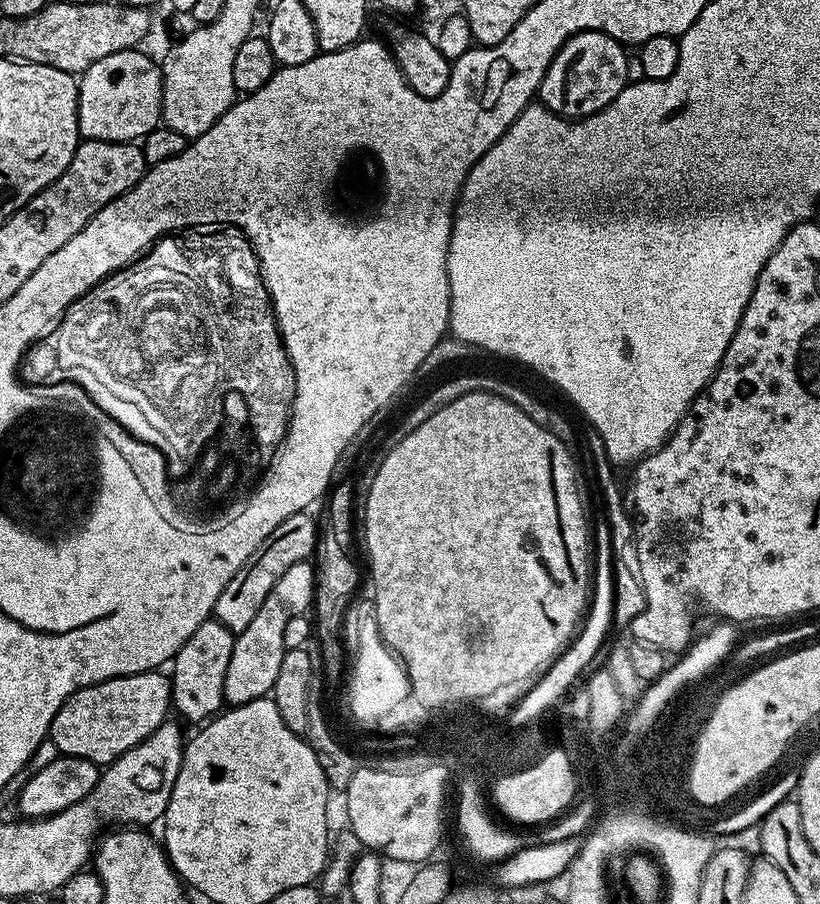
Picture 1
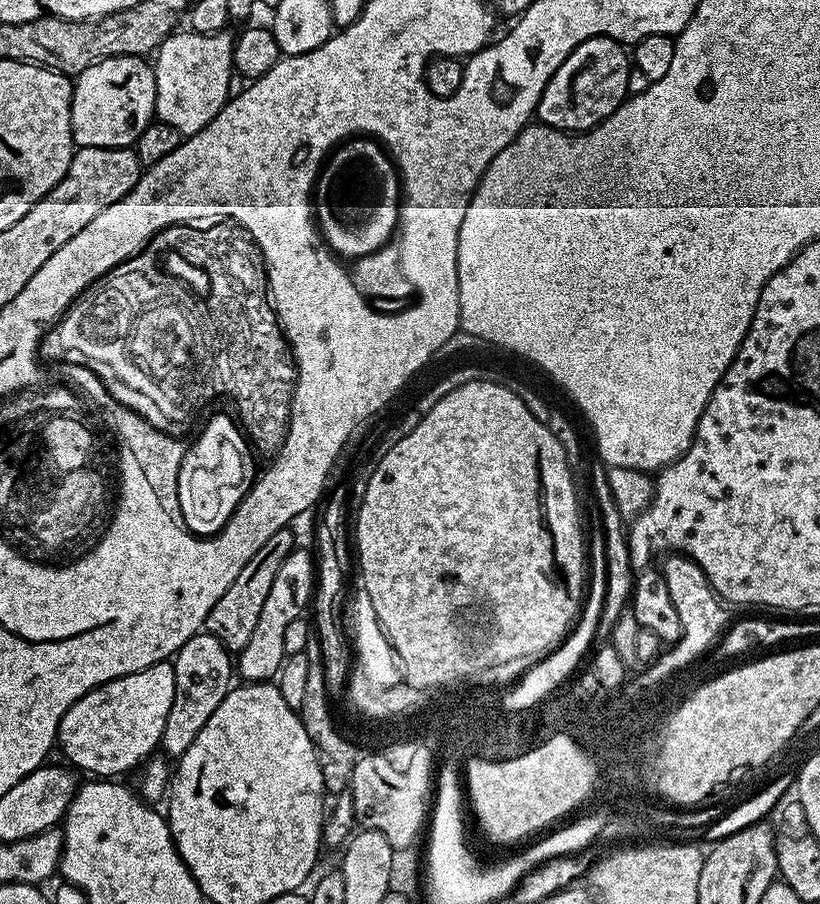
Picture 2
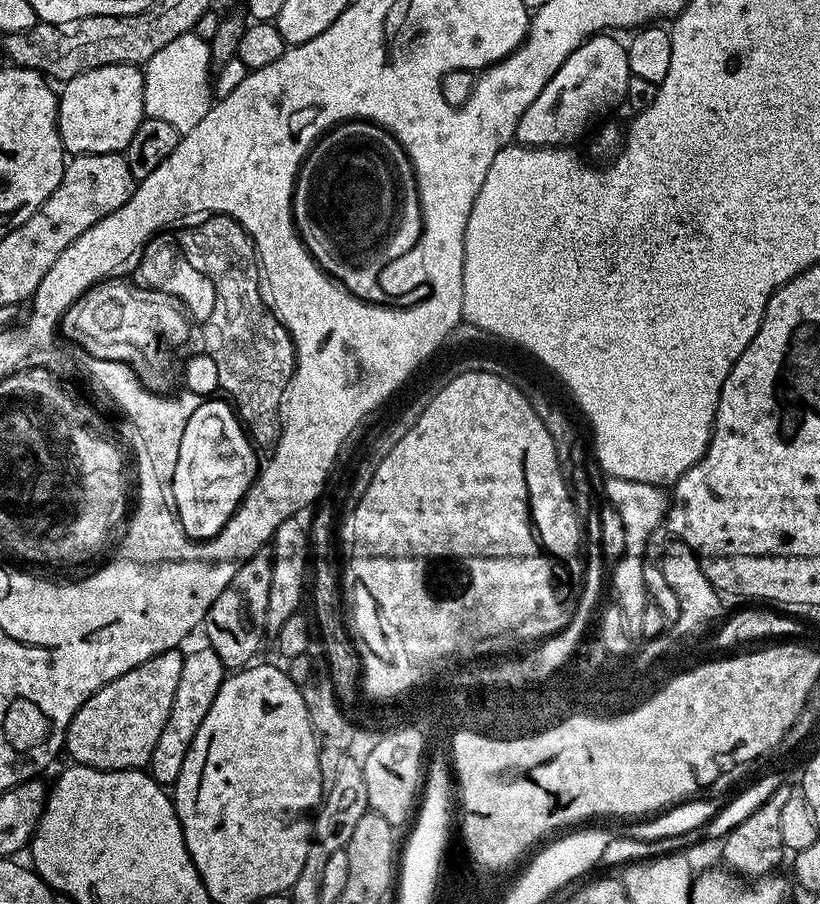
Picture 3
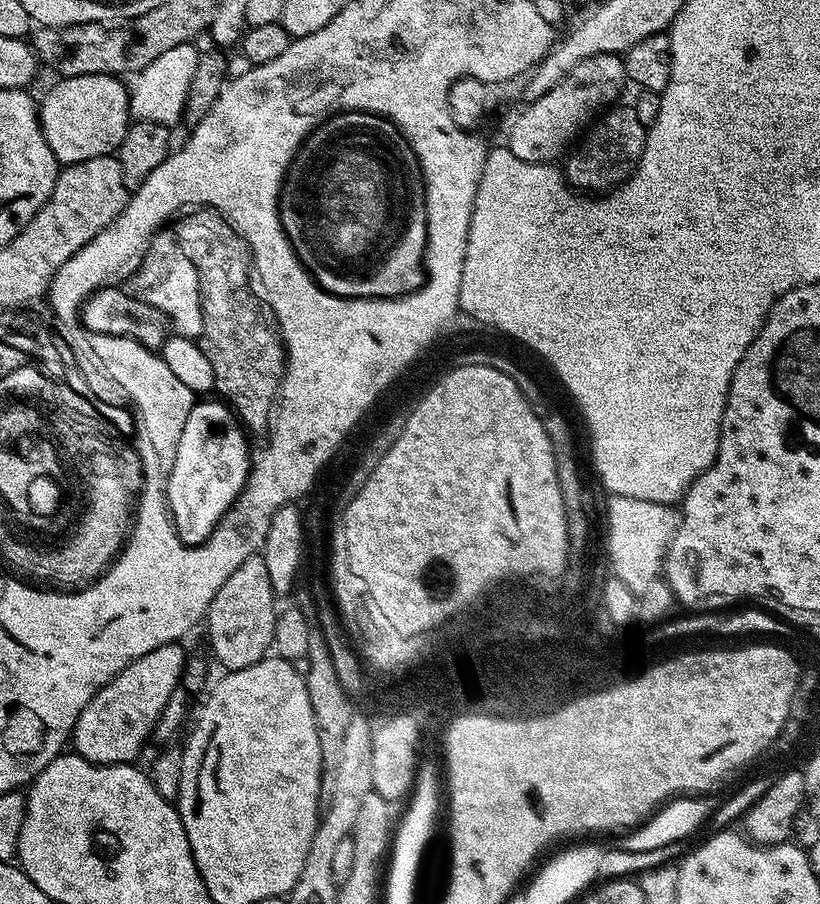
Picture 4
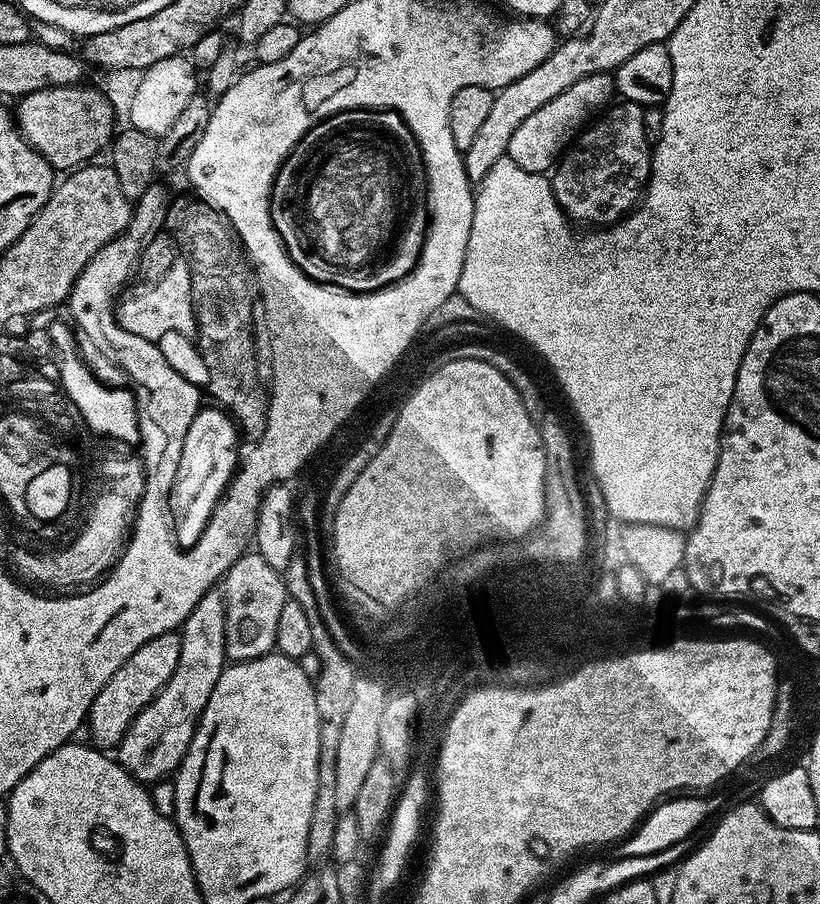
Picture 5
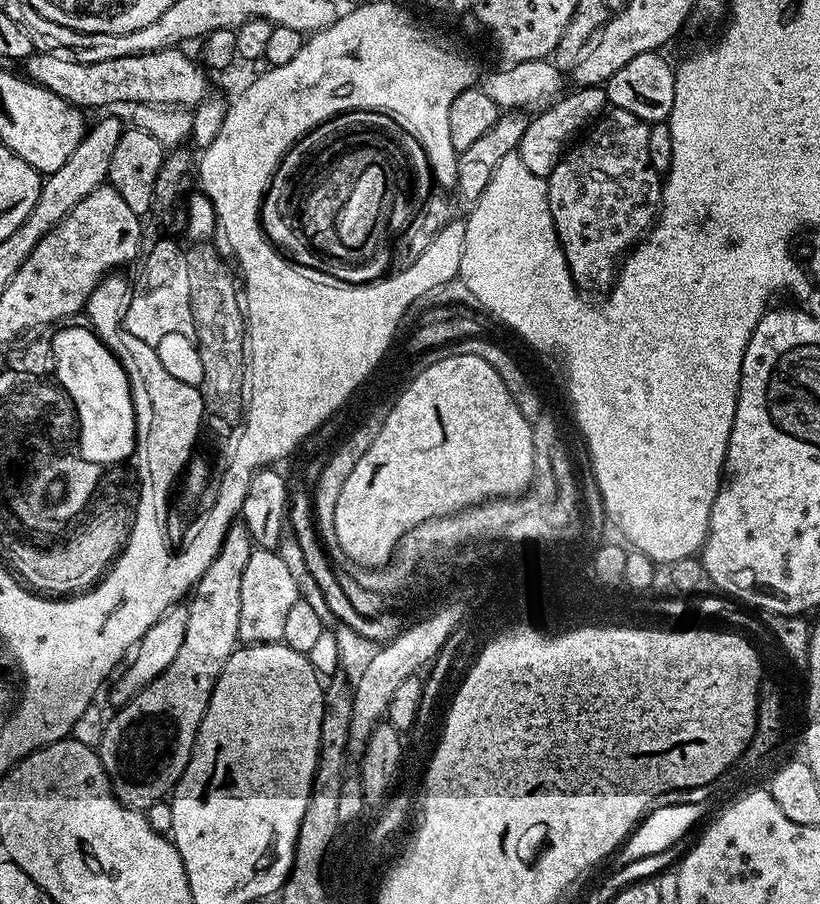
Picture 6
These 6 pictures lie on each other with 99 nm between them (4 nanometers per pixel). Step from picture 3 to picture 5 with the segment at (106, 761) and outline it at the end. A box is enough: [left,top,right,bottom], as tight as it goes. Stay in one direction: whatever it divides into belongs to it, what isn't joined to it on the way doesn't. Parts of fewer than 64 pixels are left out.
[86,631,182,750]

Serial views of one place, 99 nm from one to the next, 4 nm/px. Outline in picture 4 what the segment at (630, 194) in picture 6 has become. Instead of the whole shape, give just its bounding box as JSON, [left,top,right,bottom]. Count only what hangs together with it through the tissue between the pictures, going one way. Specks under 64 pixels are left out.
[562,106,648,194]

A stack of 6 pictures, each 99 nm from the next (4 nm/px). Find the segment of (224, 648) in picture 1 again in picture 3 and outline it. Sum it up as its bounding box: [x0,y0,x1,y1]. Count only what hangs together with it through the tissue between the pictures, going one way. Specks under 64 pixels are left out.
[150,646,226,786]

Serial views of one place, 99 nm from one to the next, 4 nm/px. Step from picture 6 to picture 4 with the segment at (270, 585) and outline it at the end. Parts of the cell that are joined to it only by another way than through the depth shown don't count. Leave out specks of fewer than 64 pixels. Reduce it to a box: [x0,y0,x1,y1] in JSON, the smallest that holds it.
[206,554,278,672]

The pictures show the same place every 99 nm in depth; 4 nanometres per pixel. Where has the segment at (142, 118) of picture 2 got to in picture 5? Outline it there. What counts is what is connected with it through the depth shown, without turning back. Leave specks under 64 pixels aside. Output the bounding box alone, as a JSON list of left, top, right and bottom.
[14,86,117,170]

